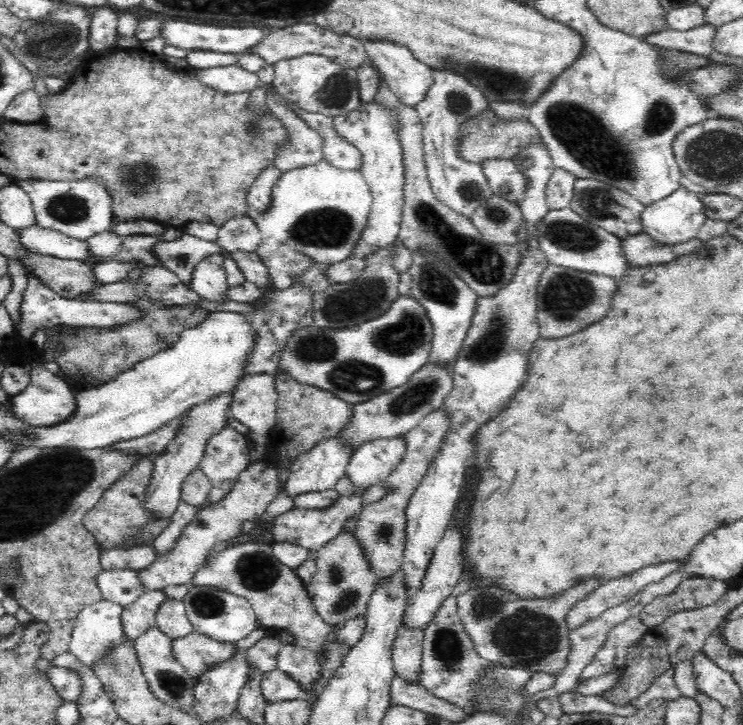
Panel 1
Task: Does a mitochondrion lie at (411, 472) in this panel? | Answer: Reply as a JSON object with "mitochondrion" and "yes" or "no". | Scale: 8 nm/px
{"mitochondrion":"no"}

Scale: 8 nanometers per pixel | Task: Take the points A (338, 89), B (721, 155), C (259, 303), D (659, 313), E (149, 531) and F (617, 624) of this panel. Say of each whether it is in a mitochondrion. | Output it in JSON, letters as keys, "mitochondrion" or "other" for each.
{"A":"mitochondrion","B":"mitochondrion","C":"other","D":"other","E":"other","F":"other"}

